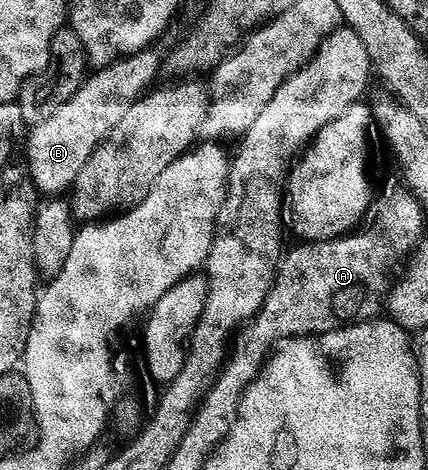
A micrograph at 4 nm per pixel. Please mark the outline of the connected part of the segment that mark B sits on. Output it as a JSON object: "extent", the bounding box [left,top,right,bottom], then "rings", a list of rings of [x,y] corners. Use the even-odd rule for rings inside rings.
{"extent":[24,51,160,195],"rings":[[[154,51],[120,57],[110,65],[95,68],[68,103],[60,103],[44,123],[33,126],[25,134],[24,142],[25,168],[35,190],[39,194],[50,193],[46,195],[62,195],[65,189],[67,192],[76,175],[80,175],[80,167],[88,163],[94,148],[109,135],[116,123],[120,123],[120,119],[124,119],[128,107],[132,107],[155,84],[154,76],[159,76],[159,73],[160,57]]]}

